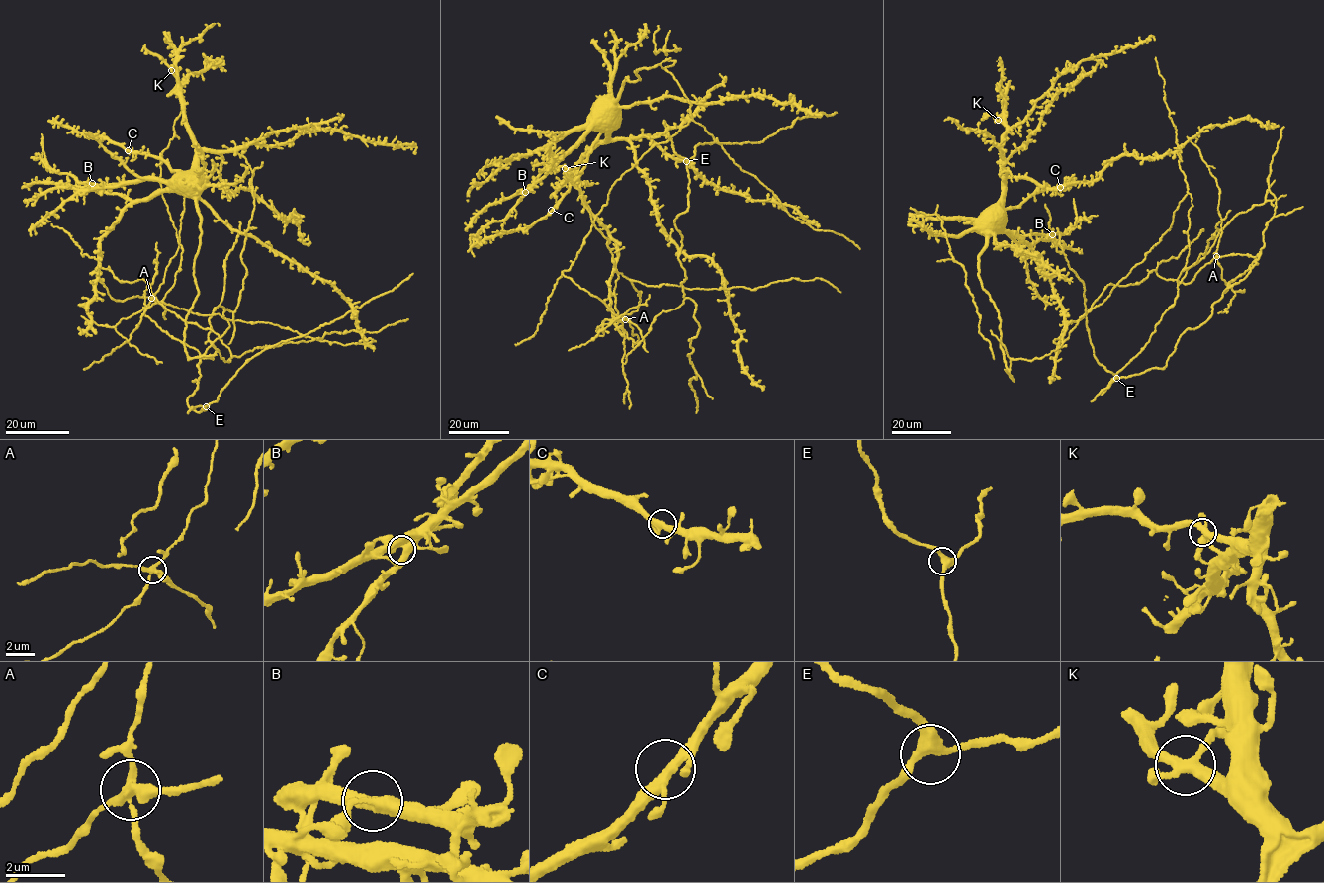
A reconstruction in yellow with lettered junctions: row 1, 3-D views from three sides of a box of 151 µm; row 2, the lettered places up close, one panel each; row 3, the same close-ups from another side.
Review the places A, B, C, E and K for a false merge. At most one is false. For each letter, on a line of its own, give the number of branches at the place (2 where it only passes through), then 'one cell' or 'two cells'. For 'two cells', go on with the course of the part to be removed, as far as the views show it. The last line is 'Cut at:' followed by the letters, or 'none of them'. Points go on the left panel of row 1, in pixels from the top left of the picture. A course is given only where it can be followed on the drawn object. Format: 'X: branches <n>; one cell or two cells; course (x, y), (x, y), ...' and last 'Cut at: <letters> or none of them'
A: branches 4; two cells; course (151, 298), (164, 279), (169, 260), (179, 245), (188, 172)
B: branches 4; one cell
C: branches 4; one cell
E: branches 3; one cell
K: branches 4; one cell
Cut at: A

